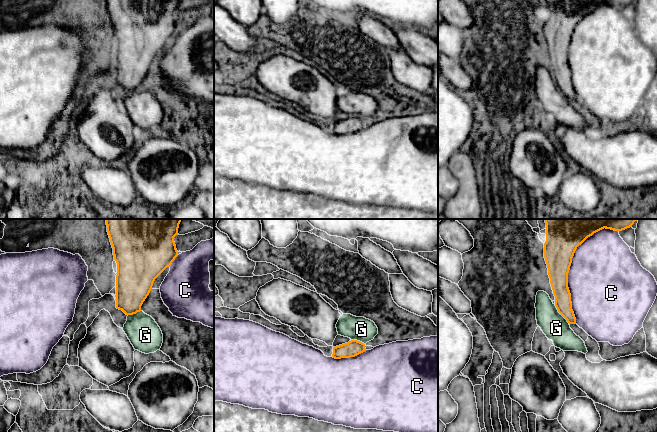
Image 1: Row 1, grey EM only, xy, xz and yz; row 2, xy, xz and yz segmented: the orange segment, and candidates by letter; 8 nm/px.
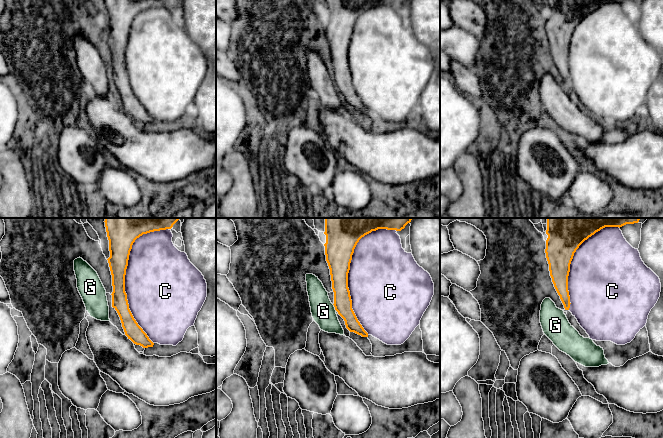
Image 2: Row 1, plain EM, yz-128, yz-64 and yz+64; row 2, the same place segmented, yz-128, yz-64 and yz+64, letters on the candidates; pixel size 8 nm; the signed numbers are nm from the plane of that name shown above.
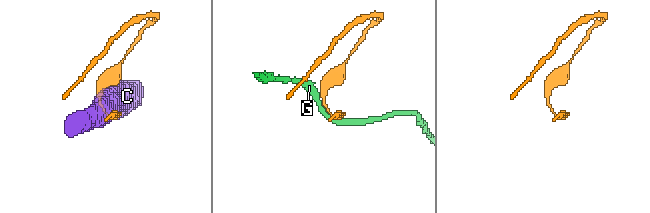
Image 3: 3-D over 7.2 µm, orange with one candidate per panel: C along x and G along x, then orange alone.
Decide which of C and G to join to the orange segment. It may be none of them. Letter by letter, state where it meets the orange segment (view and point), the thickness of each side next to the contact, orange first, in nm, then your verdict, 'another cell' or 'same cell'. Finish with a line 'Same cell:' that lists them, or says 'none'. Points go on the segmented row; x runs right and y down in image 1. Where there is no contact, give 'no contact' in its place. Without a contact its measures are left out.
C: yz (570, 265) | 280/500 nm | another cell
G: yz (560, 313) | 140/200 nm | another cell
Same cell: none

